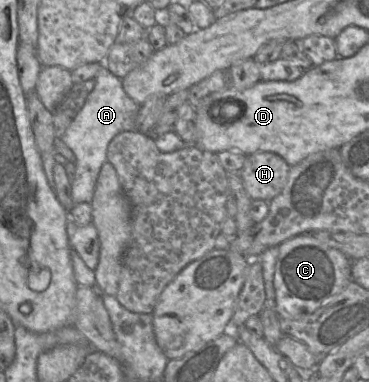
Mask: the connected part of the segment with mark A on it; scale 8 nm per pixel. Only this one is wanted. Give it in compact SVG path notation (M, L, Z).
M104 64L95 81L96 85L88 94L84 106L60 139L76 156L76 173L71 187L74 205L92 202L100 170L107 161L109 143L122 132L136 131L136 118L140 109L124 91L122 80L113 75Z

